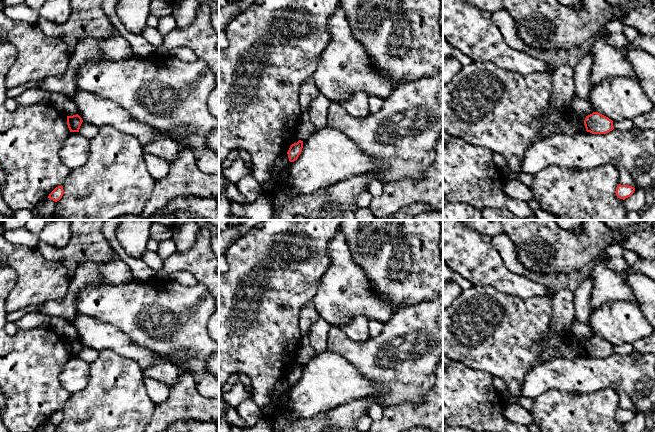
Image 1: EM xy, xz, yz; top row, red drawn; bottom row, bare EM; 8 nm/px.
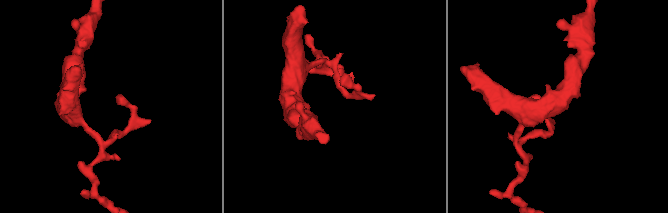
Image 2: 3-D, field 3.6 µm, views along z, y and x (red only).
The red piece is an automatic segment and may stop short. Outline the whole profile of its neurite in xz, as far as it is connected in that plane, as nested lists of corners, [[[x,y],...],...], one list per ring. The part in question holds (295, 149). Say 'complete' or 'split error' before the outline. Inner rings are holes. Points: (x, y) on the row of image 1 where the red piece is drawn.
complete; [[[299,140],[297,143],[294,143],[290,146],[287,154],[290,162],[294,162],[298,159],[299,155],[302,152],[303,141]]]

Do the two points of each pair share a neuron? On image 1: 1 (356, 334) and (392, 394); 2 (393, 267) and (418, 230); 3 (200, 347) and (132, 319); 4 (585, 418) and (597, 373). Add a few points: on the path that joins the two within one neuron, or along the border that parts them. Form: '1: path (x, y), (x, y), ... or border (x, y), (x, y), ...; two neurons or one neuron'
1: path (364, 349), (392, 379); one neuron
2: path (402, 258), (418, 242), (418, 239); one neuron
3: path (183, 334), (164, 317), (149, 313); one neuron
4: border (614, 389), (607, 388), (576, 393); two neurons

